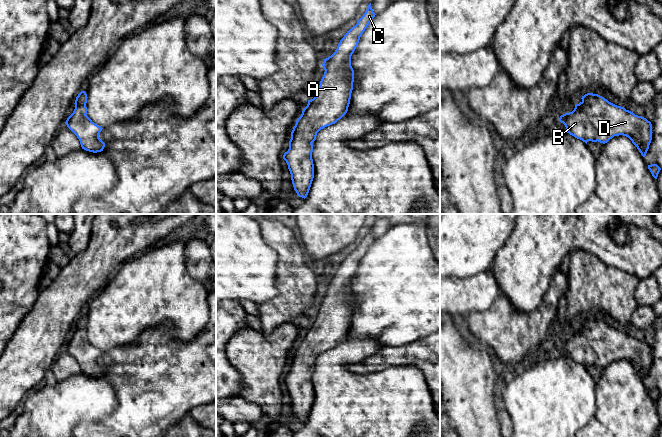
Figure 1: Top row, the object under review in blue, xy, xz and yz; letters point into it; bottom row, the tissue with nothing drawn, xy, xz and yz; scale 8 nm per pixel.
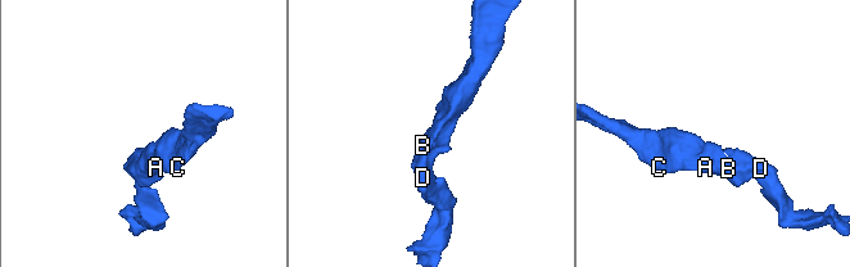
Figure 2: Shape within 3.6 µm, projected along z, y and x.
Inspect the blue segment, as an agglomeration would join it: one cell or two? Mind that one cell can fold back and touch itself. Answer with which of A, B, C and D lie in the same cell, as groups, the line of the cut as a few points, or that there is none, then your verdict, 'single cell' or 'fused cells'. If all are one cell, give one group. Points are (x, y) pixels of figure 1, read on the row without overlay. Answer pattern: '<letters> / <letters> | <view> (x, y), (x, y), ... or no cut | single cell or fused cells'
A B C D | no cut | single cell

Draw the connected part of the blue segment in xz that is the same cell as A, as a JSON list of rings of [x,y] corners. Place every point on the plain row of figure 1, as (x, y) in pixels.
[[[370,227],[357,248],[340,264],[335,276],[324,283],[322,290],[325,296],[318,316],[313,323],[308,324],[293,351],[289,373],[283,383],[288,389],[294,414],[299,421],[307,421],[314,402],[312,367],[317,357],[335,348],[348,335],[354,306],[351,280],[375,239]]]

